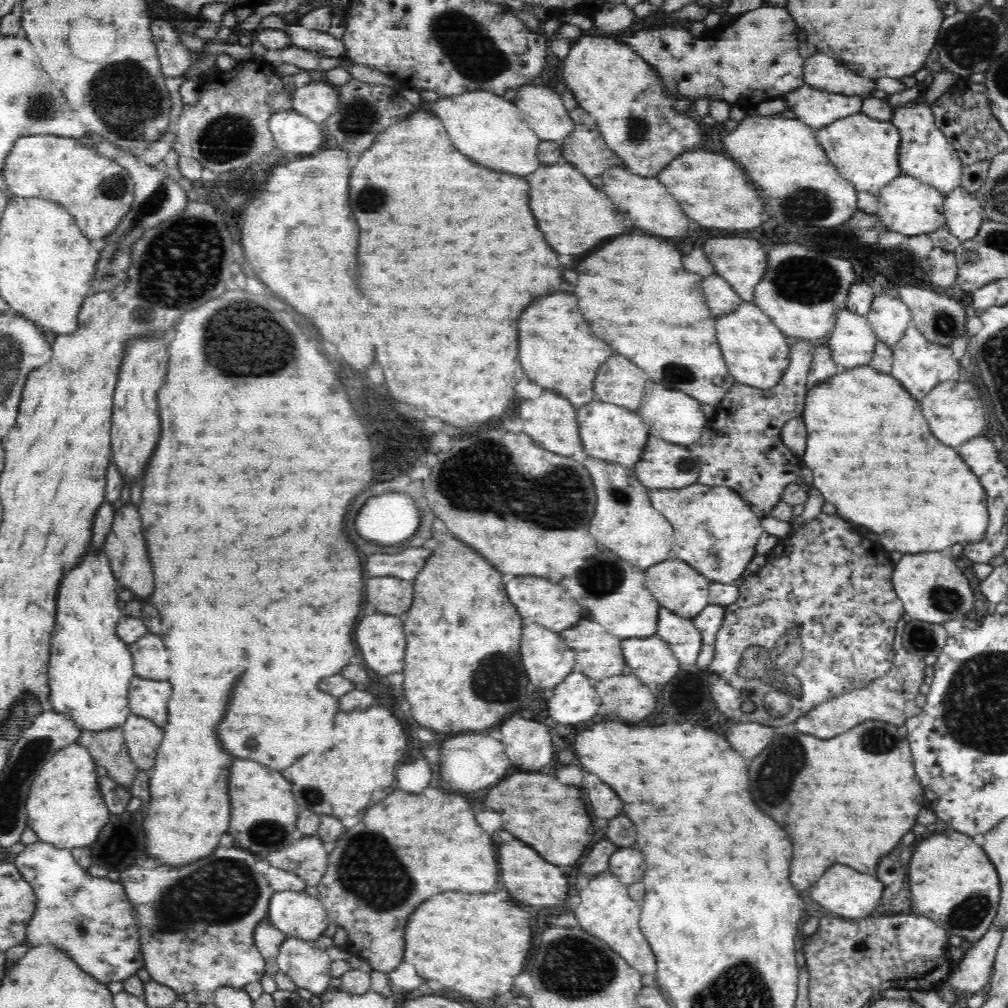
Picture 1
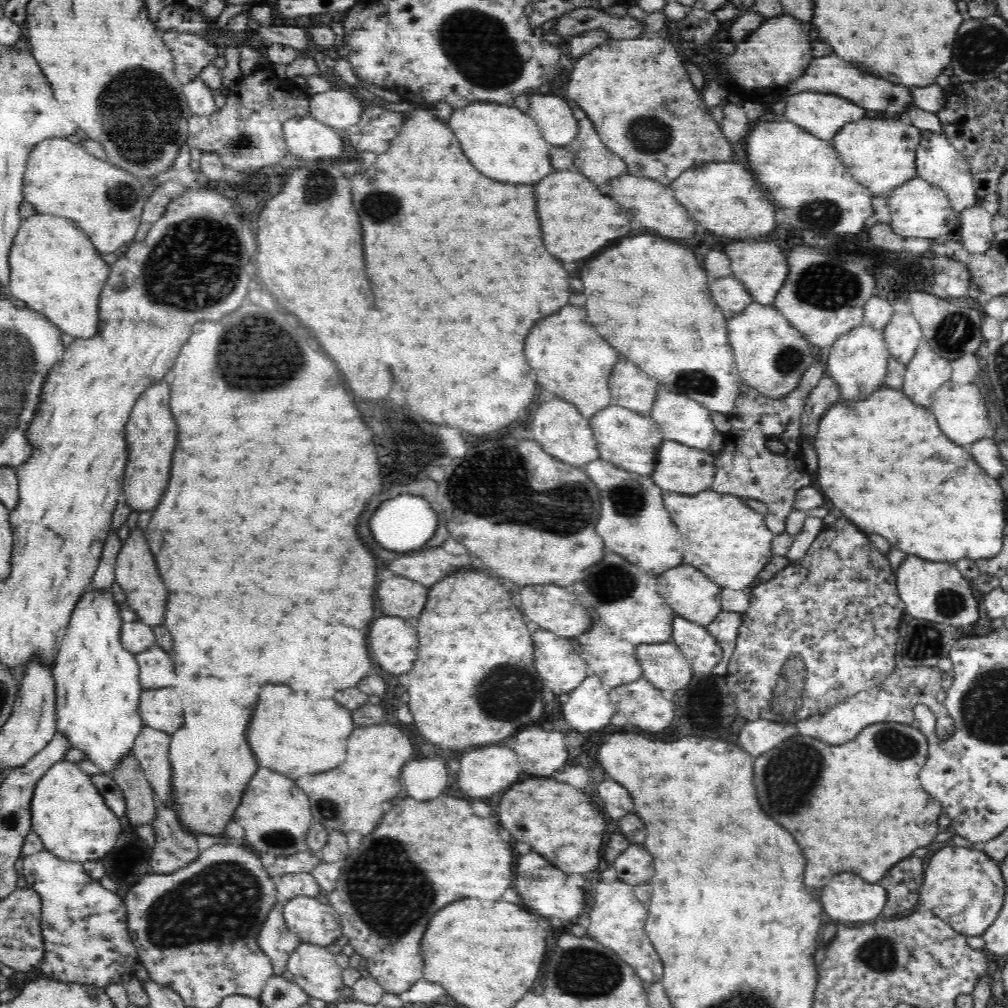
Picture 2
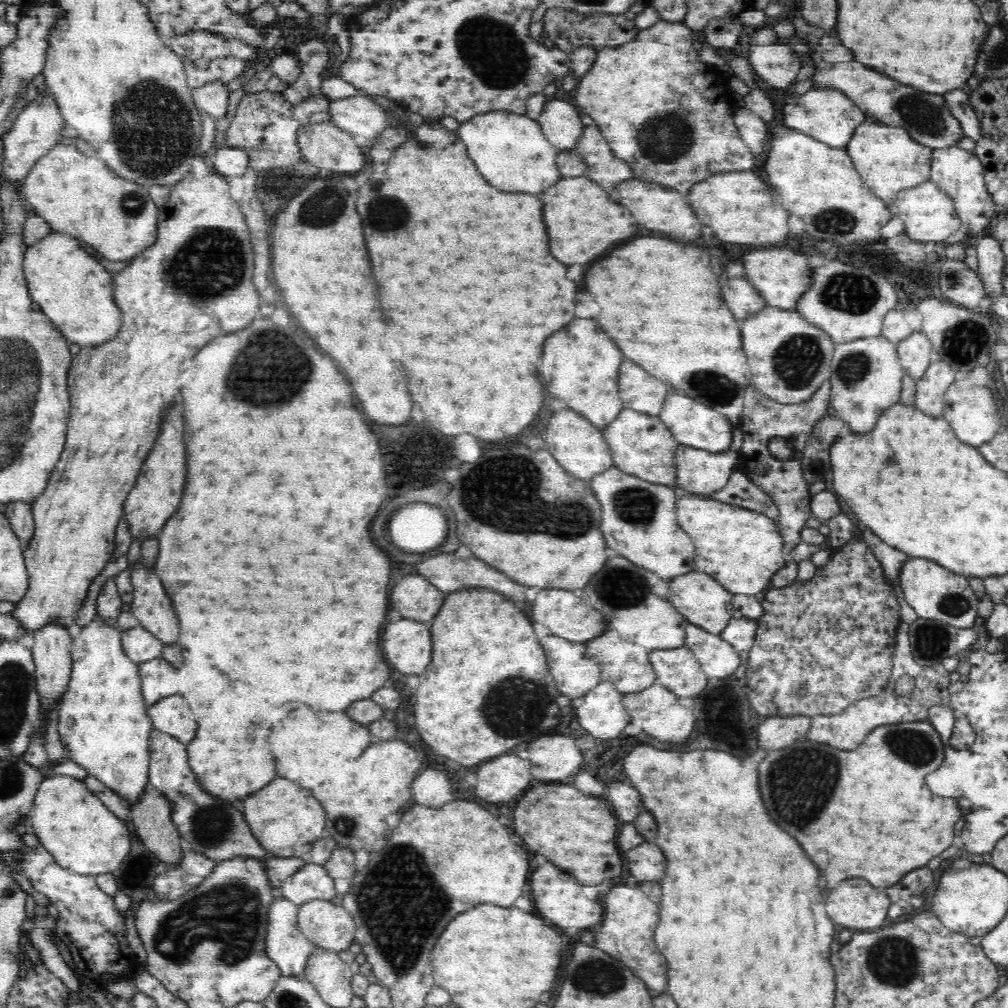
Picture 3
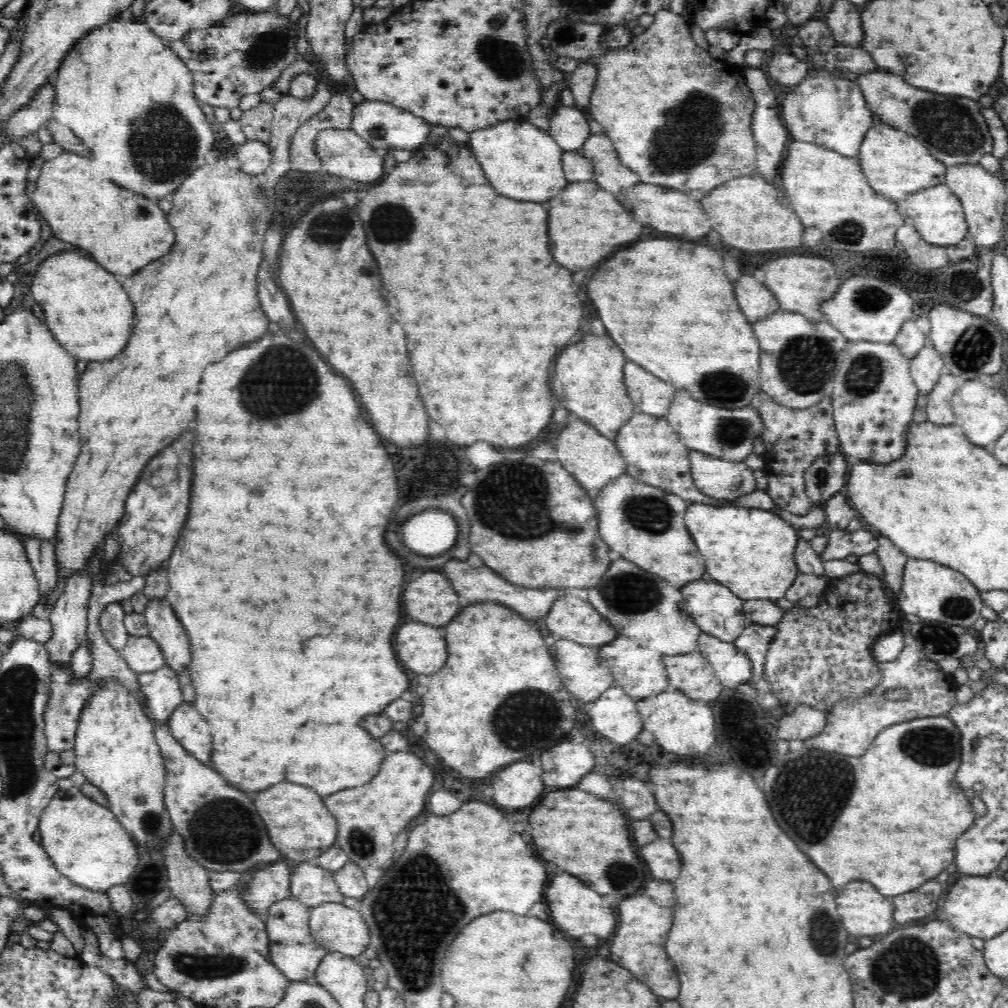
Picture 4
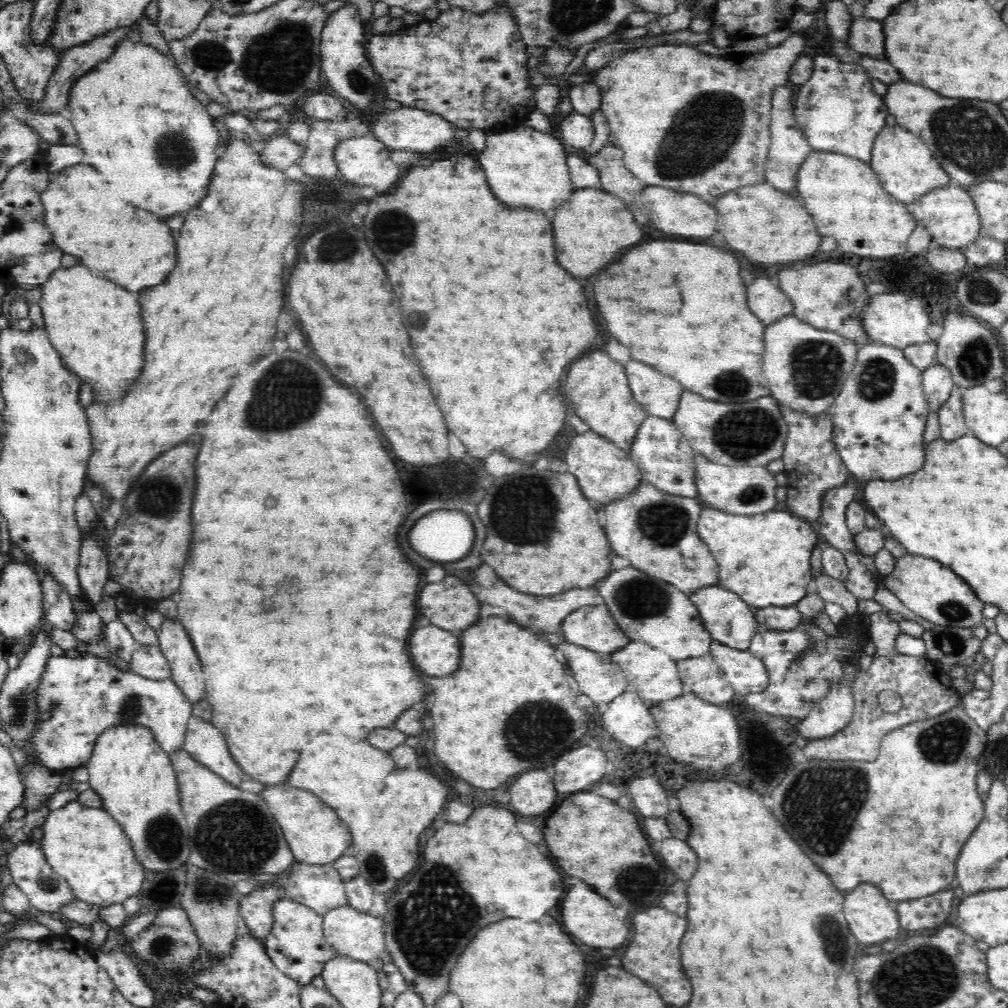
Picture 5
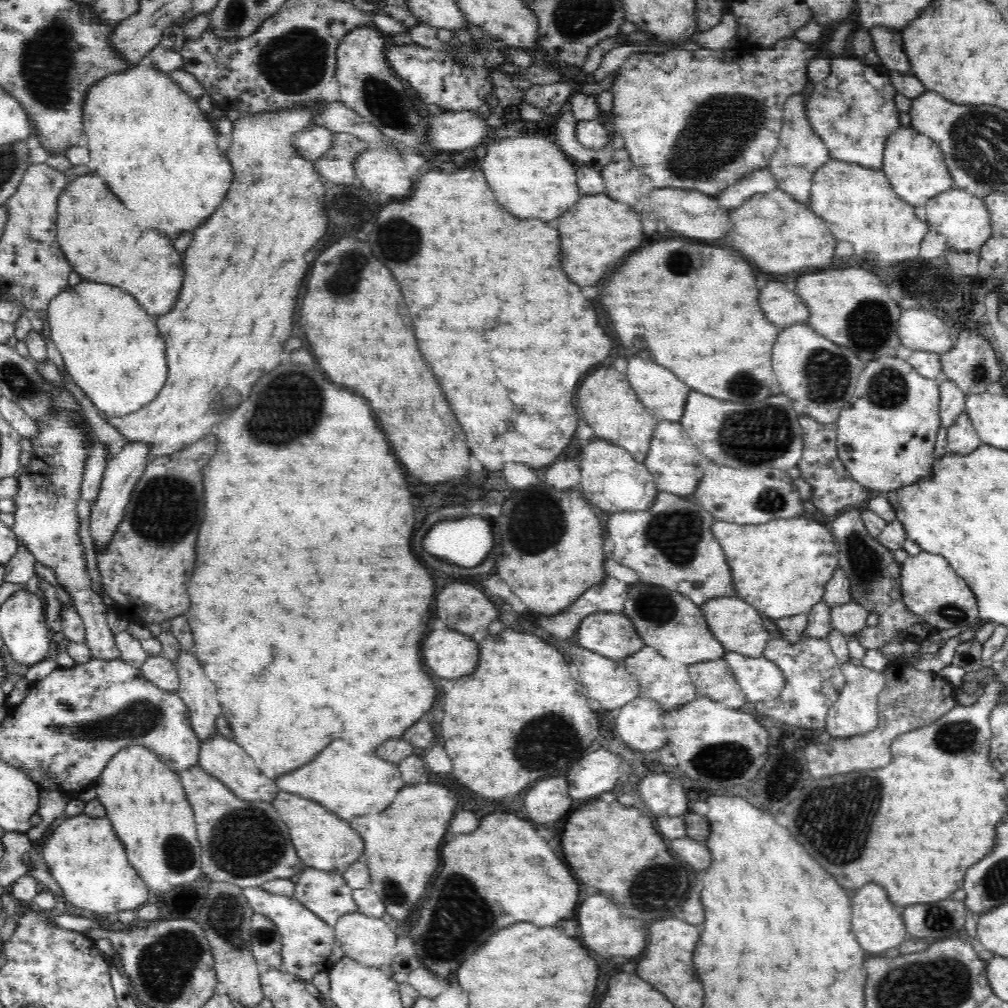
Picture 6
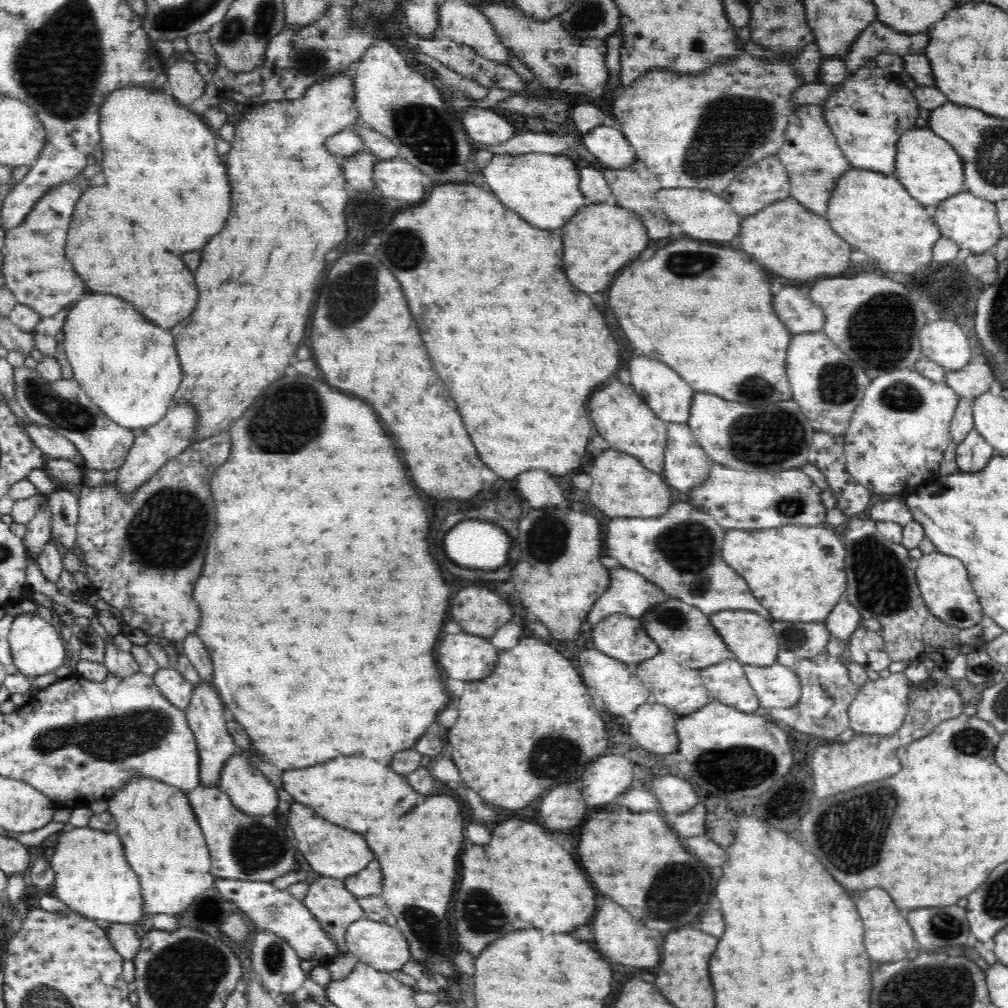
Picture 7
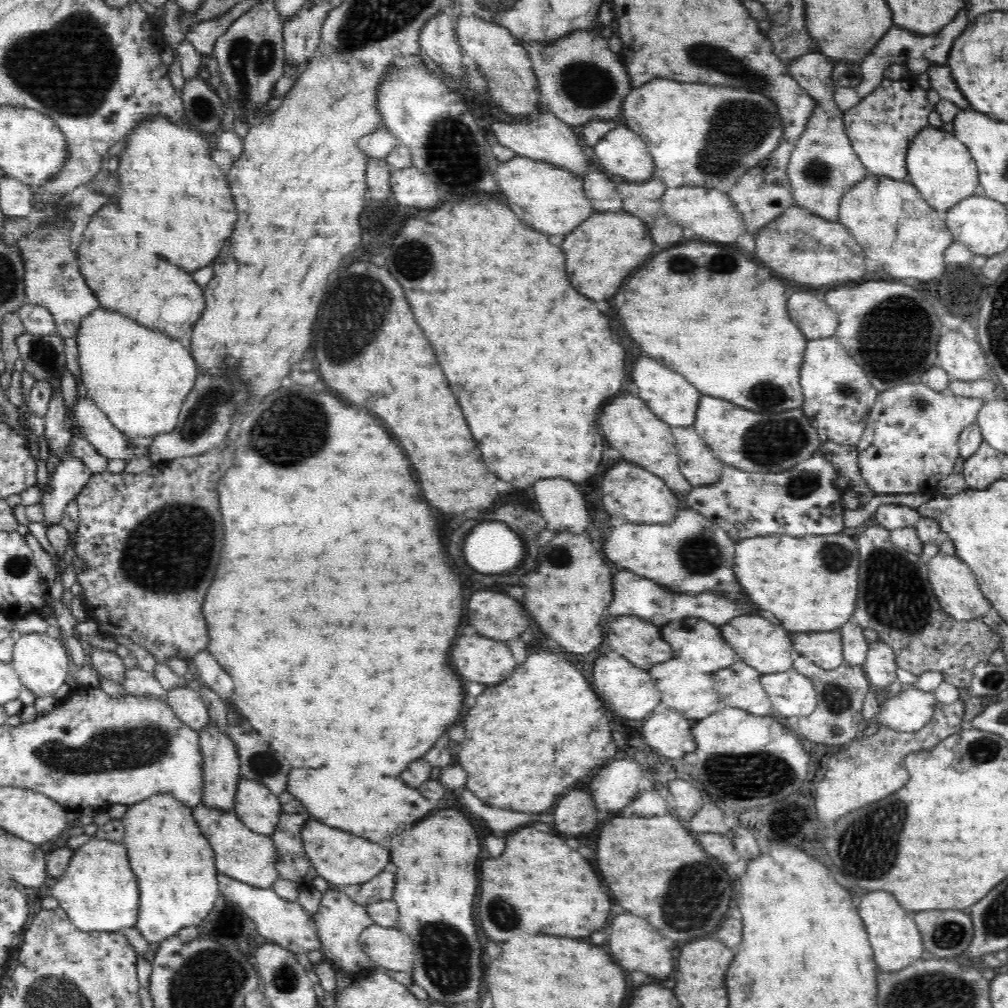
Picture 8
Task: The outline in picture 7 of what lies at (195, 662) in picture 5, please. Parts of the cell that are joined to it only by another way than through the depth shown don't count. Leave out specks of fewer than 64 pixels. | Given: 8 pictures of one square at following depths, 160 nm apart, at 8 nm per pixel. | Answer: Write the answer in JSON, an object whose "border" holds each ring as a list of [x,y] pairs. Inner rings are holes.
{"border":[[[201,680],[192,688],[190,704],[186,708],[186,716],[189,728],[193,731],[199,756],[199,779],[201,784],[218,787],[218,778],[222,772],[222,764],[226,764],[226,758],[232,752],[238,750],[234,738],[227,732],[226,723],[229,715],[222,702],[216,687],[209,681]]]}

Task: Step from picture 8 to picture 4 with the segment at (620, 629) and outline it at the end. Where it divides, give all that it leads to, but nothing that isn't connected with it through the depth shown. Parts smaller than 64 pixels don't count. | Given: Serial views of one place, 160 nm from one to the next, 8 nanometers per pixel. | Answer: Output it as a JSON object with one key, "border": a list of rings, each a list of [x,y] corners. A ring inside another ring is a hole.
{"border":[[[567,593],[547,613],[549,632],[586,647],[600,647],[616,640],[617,630],[587,600]]]}

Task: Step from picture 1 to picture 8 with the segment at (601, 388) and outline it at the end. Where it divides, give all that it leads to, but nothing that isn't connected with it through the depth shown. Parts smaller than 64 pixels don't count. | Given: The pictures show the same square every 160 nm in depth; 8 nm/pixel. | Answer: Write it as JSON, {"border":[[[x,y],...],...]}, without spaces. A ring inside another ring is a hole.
{"border":[[[638,358],[632,370],[632,380],[638,386],[638,394],[650,410],[671,427],[692,427],[694,424],[700,392],[688,384],[680,374],[670,370],[652,358]]]}

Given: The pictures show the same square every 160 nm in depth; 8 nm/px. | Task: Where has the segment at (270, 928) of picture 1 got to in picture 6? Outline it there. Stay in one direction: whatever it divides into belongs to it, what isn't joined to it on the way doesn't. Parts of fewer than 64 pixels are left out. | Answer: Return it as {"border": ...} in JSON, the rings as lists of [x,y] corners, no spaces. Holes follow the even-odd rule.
{"border":[[[242,885],[242,894],[254,912],[271,920],[278,929],[282,941],[282,971],[311,982],[316,973],[328,973],[344,956],[343,950],[334,938],[334,928],[318,918],[294,897],[270,894],[258,885]]]}

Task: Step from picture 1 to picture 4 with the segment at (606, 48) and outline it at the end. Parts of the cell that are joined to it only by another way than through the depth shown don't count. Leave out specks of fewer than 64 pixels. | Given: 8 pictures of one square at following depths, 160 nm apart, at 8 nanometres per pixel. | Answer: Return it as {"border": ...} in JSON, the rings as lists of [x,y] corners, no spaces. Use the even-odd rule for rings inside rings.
{"border":[[[666,8],[656,12],[654,17],[654,22],[642,34],[633,36],[630,44],[619,49],[613,49],[599,57],[597,78],[592,96],[590,96],[590,104],[588,104],[590,109],[588,117],[603,126],[603,134],[612,141],[621,163],[638,175],[642,183],[660,184],[660,186],[666,186],[666,188],[682,190],[688,196],[692,196],[694,200],[702,200],[702,196],[706,196],[706,192],[710,192],[710,188],[716,188],[718,184],[724,184],[726,180],[732,180],[732,178],[738,176],[758,176],[754,134],[752,127],[750,127],[755,103],[752,92],[745,87],[746,79],[744,79],[744,75],[740,73],[739,81],[736,78],[732,80],[732,74],[730,74],[730,68],[728,68],[729,63],[711,56],[708,50],[702,49],[696,44],[692,37],[693,33],[690,32],[689,24],[682,14],[676,14]]]}

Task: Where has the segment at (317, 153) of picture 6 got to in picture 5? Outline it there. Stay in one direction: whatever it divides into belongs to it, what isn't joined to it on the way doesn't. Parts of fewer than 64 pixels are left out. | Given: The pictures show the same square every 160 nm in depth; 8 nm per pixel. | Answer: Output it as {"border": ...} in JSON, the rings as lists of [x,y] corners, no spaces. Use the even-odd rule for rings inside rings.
{"border":[[[275,133],[267,141],[262,151],[259,152],[262,163],[268,167],[277,168],[277,170],[283,170],[292,164],[297,164],[305,148],[304,143],[297,144],[278,133]]]}

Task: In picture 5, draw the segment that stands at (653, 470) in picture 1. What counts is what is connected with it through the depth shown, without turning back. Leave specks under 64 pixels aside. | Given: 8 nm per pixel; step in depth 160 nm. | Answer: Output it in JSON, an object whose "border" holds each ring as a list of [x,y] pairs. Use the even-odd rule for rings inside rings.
{"border":[[[697,452],[694,456],[694,464],[697,499],[708,504],[709,508],[721,509],[722,512],[745,513],[746,516],[776,511],[778,508],[777,483],[766,467],[716,464]]]}

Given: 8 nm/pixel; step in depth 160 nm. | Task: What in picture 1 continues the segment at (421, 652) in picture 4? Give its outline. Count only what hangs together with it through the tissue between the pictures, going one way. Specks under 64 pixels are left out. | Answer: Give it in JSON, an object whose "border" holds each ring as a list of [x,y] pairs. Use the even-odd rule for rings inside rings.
{"border":[[[370,614],[356,626],[356,644],[368,668],[382,676],[402,673],[406,634],[398,616]]]}

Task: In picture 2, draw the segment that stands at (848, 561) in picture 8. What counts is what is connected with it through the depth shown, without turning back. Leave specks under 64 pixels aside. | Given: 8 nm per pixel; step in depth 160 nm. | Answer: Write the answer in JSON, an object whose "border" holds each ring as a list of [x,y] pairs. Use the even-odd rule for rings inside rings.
{"border":[[[712,489],[694,495],[668,491],[662,494],[662,502],[686,542],[683,562],[702,571],[721,589],[751,588],[758,572],[772,560],[770,544],[775,533],[767,527],[765,515],[750,508],[741,497]]]}

